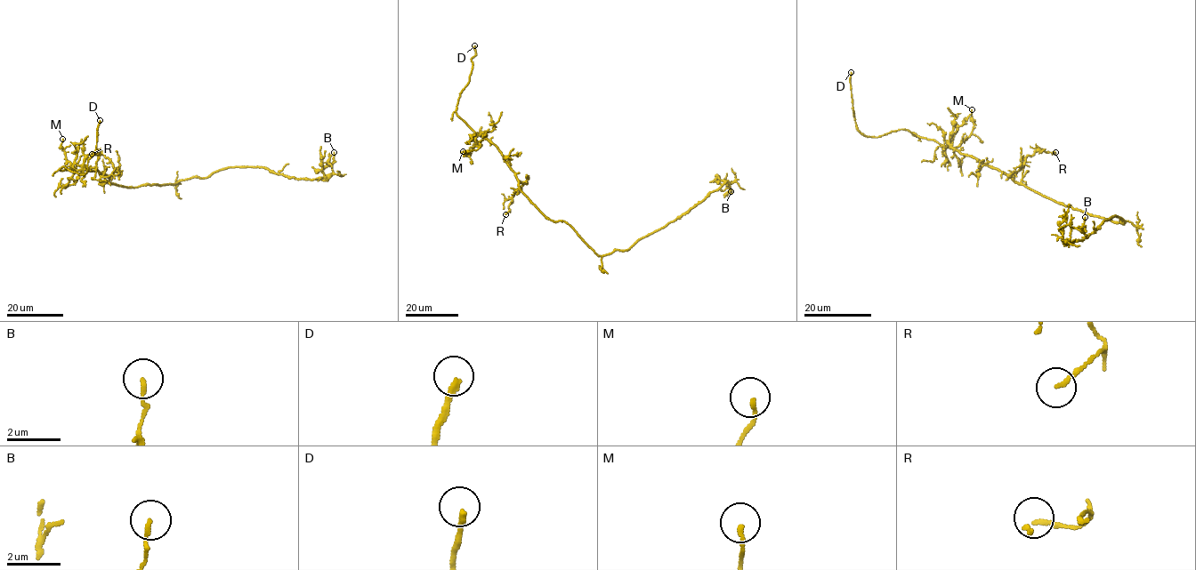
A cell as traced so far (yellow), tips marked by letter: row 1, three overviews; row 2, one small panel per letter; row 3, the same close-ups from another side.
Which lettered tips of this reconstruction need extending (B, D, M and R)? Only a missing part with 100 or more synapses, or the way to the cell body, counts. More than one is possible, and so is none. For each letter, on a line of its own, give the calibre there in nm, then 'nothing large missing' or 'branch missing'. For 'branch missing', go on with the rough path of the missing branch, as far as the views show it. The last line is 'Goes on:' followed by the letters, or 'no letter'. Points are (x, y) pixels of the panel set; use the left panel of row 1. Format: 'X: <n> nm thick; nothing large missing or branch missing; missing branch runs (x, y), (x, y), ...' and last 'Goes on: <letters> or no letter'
B: 140 nm thick; nothing large missing
D: 200 nm thick; branch missing; missing branch runs (100, 120), (107, 104), (110, 83)
M: 130 nm thick; nothing large missing
R: 150 nm thick; nothing large missing
Goes on: D

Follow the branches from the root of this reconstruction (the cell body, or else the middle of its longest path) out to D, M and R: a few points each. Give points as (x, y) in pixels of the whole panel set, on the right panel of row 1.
D: (1065, 205), (957, 149), (907, 130), (891, 131), (877, 137), (863, 135), (852, 109), (851, 72)
M: (1065, 205), (948, 148), (957, 147), (971, 134), (973, 125), (972, 109)
R: (1065, 205), (1014, 180), (1014, 174), (1028, 156), (1043, 150), (1053, 154), (1055, 152)

